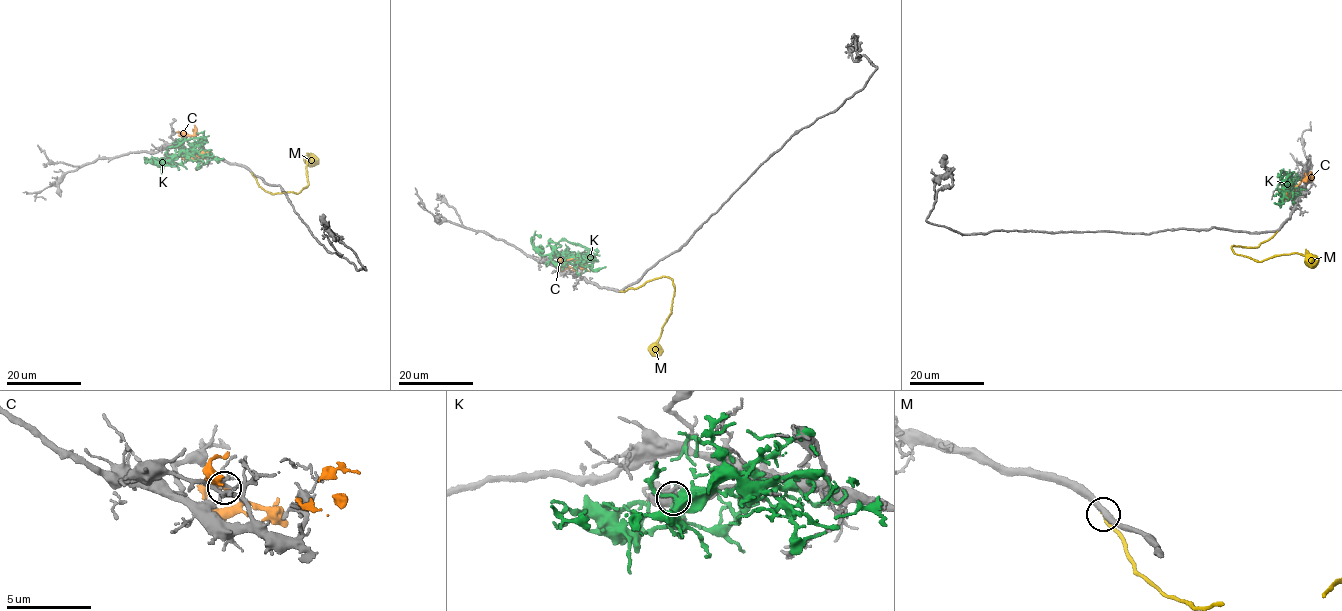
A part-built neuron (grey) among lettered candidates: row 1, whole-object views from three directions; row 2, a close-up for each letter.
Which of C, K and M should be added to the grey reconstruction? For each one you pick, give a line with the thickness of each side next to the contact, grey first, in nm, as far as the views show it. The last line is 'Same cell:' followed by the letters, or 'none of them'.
M: 360 nm thick on the grey side, 240 nm on the other
Same cell: M

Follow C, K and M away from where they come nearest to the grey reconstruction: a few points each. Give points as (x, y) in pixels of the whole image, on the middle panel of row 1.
C: (563, 263), (559, 261), (594, 260)
K: (547, 262), (550, 260), (564, 264), (574, 260), (589, 262), (592, 269), (598, 270), (605, 266)
M: (620, 291), (640, 287), (664, 276), (670, 278), (674, 296), (671, 313), (651, 348), (652, 356)

